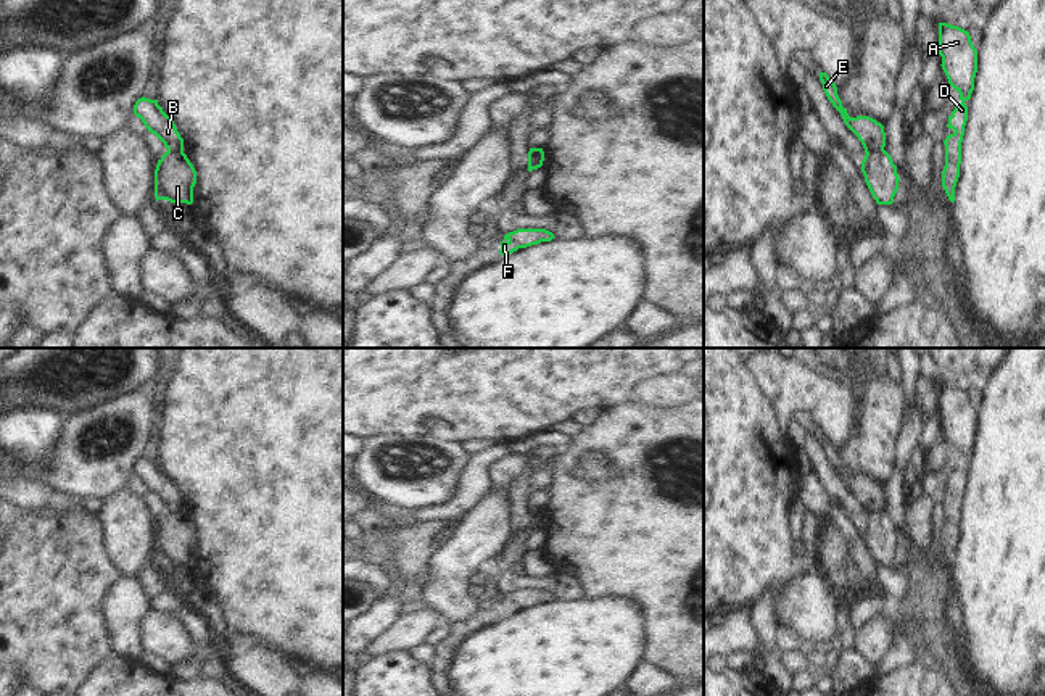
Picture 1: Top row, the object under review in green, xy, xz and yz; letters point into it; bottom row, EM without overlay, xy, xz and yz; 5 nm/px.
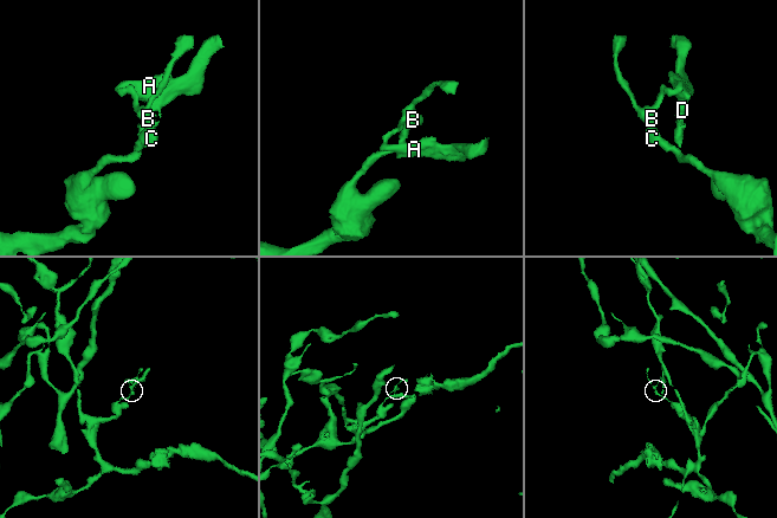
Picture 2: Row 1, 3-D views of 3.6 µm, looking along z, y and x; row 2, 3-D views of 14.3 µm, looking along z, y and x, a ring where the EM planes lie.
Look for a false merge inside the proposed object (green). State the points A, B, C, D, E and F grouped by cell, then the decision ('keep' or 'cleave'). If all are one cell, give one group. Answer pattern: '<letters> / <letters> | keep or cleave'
A B D E F / C | cleave

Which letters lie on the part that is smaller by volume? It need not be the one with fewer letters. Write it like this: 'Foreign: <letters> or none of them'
Foreign: A, B, D, E, F

